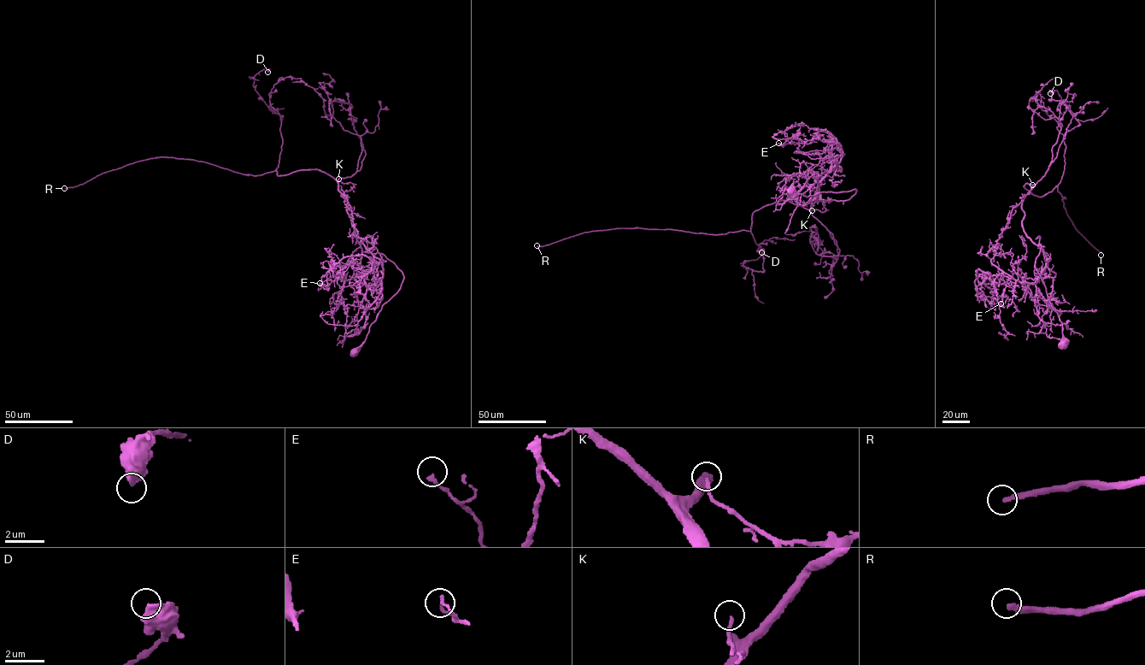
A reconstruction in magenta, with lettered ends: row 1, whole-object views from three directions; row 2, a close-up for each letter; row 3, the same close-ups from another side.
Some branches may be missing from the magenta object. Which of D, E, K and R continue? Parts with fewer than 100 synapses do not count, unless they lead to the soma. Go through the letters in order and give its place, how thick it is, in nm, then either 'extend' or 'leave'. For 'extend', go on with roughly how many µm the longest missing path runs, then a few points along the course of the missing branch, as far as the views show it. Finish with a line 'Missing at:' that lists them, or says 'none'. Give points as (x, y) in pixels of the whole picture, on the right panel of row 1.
D: at (1050, 93); 550 nm thick; leave
E: at (1001, 303); 170 nm thick; leave
K: at (1032, 185); 100 nm thick; leave
R: at (1100, 255); 260 nm thick; extend; about 190 µm are missing; missing branch runs (1100, 255), (1108, 257), (1111, 245), (1103, 220), (1077, 185), (1086, 192), (1100, 221), (1144, 224)
Missing at: R

